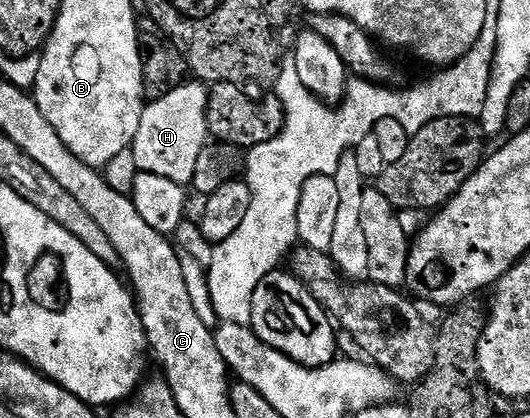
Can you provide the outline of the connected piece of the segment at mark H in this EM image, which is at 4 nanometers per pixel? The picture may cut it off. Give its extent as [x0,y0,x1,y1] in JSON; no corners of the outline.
[132,82,209,186]

